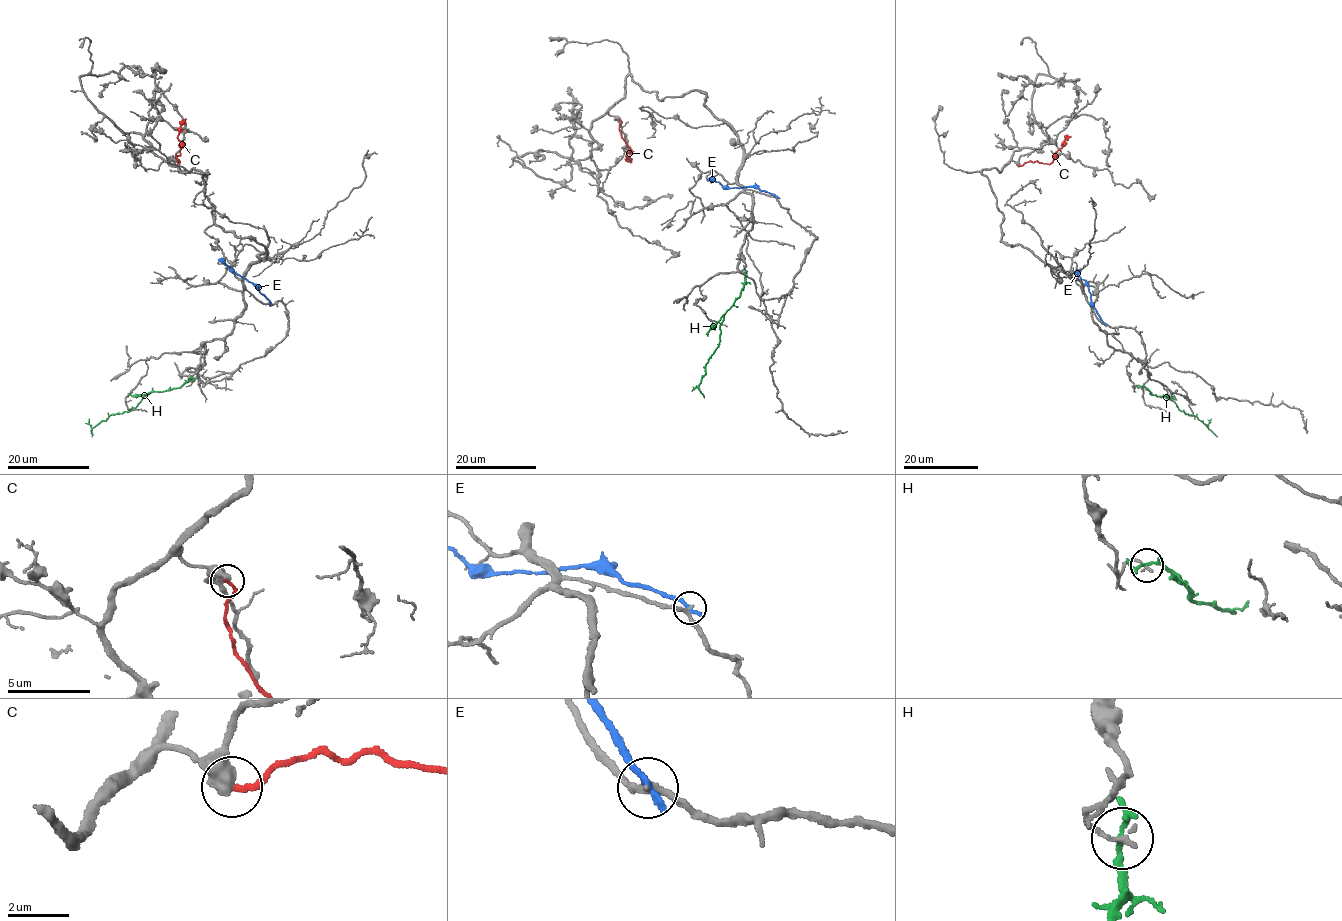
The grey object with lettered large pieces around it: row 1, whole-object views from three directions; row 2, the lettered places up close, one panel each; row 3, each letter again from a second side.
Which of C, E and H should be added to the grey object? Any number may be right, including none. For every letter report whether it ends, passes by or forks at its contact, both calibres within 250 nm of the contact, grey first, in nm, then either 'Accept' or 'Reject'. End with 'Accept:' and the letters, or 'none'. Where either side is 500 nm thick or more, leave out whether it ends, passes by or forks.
C: Thickness 550 nm (grey) against 200 nm. Reject
E: It ends there. Thickness 240 nm (grey) against 280 nm. Reject
H: It passes by. Thickness 190 nm (grey) against 180 nm. Reject
Accept: none

